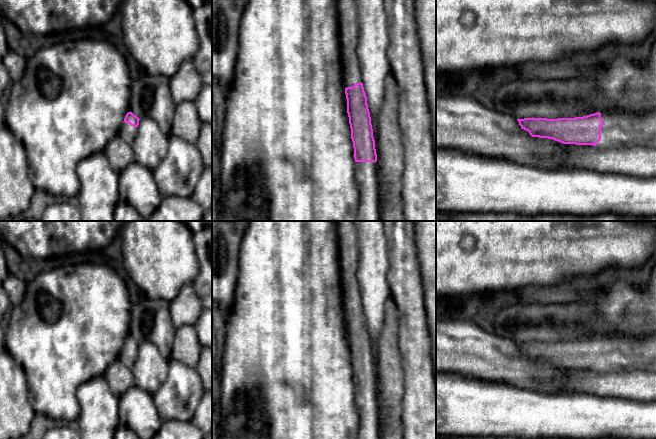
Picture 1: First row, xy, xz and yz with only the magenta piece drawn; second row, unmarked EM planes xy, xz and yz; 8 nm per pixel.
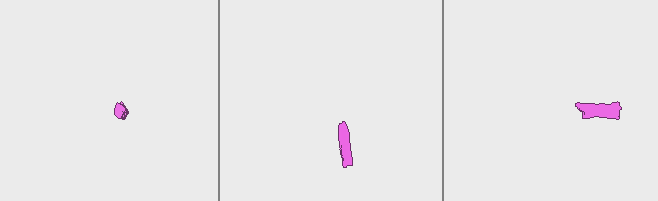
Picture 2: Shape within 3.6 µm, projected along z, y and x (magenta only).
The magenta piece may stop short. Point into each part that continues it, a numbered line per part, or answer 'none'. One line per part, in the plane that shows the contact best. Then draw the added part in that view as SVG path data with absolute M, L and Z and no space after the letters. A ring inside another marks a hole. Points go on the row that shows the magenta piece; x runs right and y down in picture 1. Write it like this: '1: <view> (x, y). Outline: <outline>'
1: xz (347, 11). Outline: M337 0L339 42L345 88L362 83L356 54L358 43L357 7L355 0Z
2: yz (619, 129). Outline: M656 112L642 118L620 113L601 113L604 125L601 139L596 147L601 149L613 146L656 147Z

